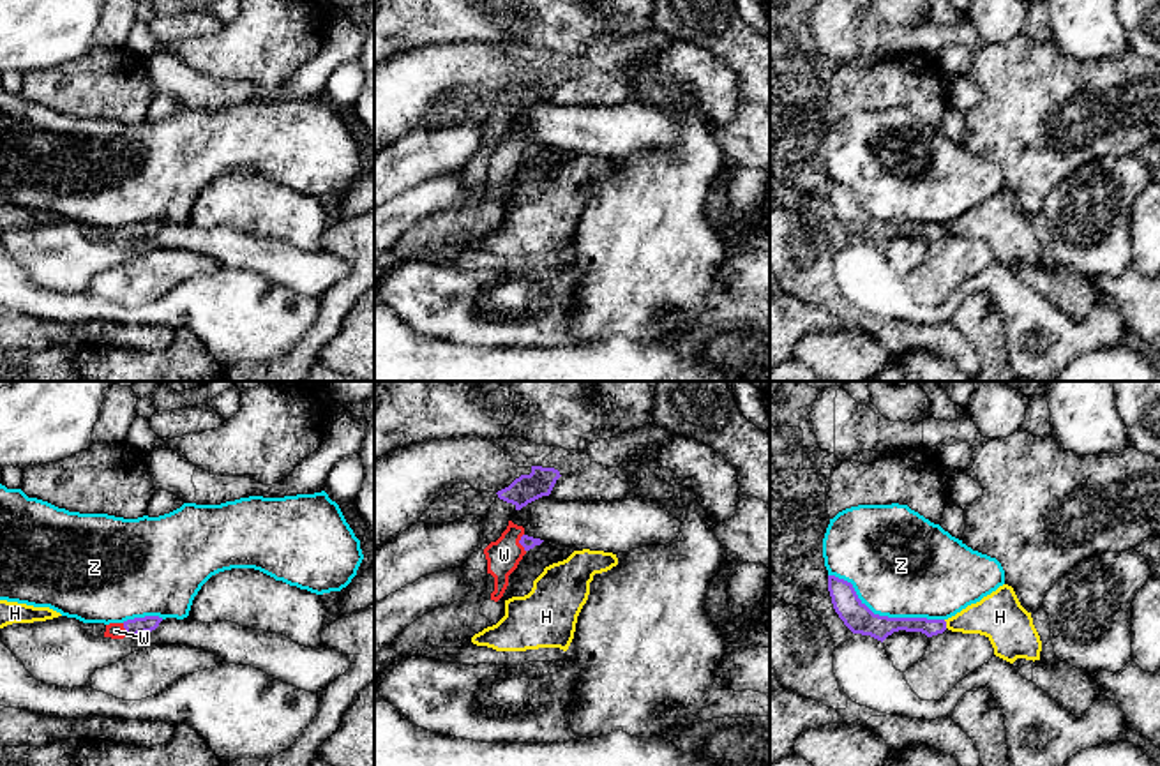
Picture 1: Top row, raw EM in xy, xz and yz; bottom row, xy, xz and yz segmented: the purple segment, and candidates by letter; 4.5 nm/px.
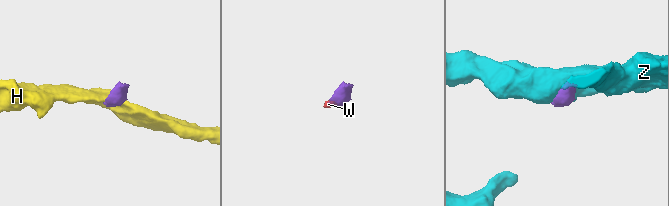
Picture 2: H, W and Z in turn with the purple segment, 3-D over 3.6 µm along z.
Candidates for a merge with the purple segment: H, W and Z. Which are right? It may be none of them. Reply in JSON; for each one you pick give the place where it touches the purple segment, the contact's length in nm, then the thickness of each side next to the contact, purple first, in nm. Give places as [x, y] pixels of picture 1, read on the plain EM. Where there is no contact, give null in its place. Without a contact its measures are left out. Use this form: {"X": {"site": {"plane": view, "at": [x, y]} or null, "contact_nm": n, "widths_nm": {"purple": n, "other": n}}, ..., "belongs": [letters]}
{"W": {"site": {"plane": "xz", "at": [519, 147]}, "contact_nm": 90, "widths_nm": {"purple": 60, "other": 150}}, "belongs": ["W"]}

